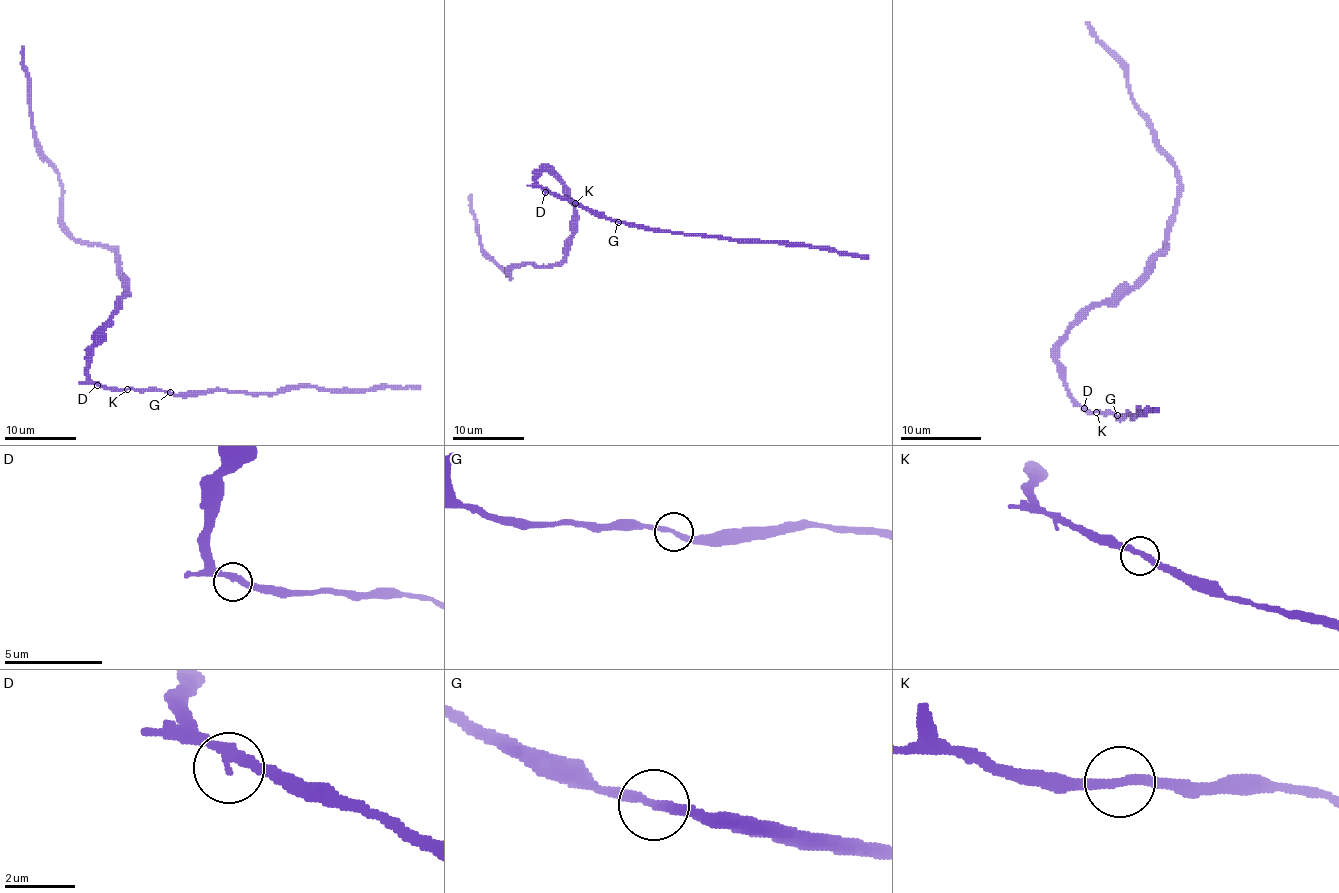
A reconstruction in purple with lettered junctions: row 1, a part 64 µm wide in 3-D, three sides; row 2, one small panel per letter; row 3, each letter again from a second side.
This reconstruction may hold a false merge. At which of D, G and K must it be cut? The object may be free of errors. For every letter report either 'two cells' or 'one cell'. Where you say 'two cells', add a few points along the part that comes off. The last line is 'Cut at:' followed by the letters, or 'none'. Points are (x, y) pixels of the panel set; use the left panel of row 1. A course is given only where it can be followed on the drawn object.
D: one cell
G: one cell
K: one cell
Cut at: none

